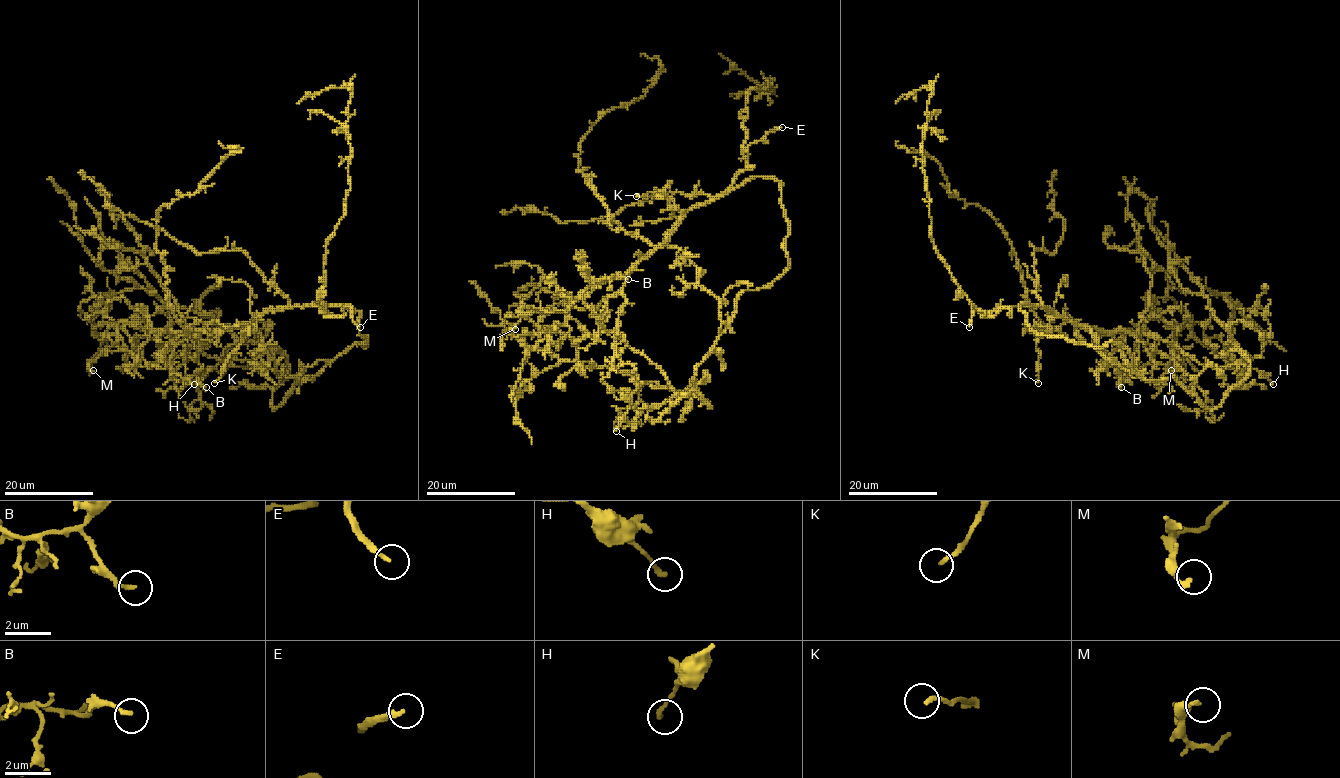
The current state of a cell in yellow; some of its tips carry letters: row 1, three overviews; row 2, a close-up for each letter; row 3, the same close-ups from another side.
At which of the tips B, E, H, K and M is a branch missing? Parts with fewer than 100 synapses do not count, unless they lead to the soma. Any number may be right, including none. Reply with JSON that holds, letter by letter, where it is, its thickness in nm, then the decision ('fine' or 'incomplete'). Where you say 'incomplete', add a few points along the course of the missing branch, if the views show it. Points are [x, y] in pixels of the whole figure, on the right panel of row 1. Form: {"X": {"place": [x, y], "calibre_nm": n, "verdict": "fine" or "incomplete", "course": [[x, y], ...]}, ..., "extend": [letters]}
{"B": {"place": [1121, 387], "calibre_nm": 170, "verdict": "fine"}, "E": {"place": [969, 327], "calibre_nm": 200, "verdict": "incomplete", "course": [[969, 327], [963, 342], [945, 358], [959, 312], [979, 279], [983, 237], [1001, 173], [1000, 132]]}, "H": {"place": [1273, 384], "calibre_nm": 180, "verdict": "fine"}, "K": {"place": [1038, 383], "calibre_nm": 170, "verdict": "fine"}, "M": {"place": [1171, 370], "calibre_nm": 180, "verdict": "fine"}, "extend": ["E"]}

